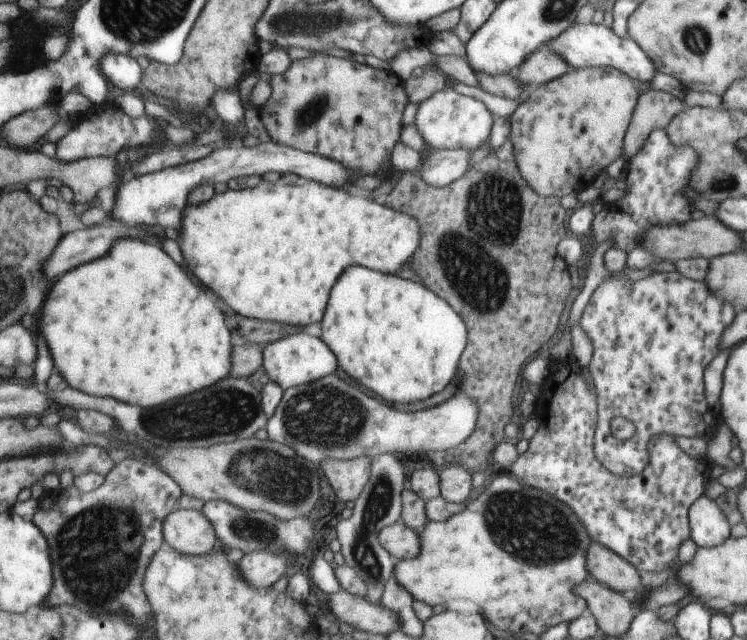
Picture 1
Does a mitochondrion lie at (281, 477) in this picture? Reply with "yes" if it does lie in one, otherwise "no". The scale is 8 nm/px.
yes

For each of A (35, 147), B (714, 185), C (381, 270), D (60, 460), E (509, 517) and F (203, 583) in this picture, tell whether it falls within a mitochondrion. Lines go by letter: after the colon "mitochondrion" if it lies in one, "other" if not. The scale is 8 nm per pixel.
A: other
B: mitochondrion
C: other
D: other
E: mitochondrion
F: mitochondrion

